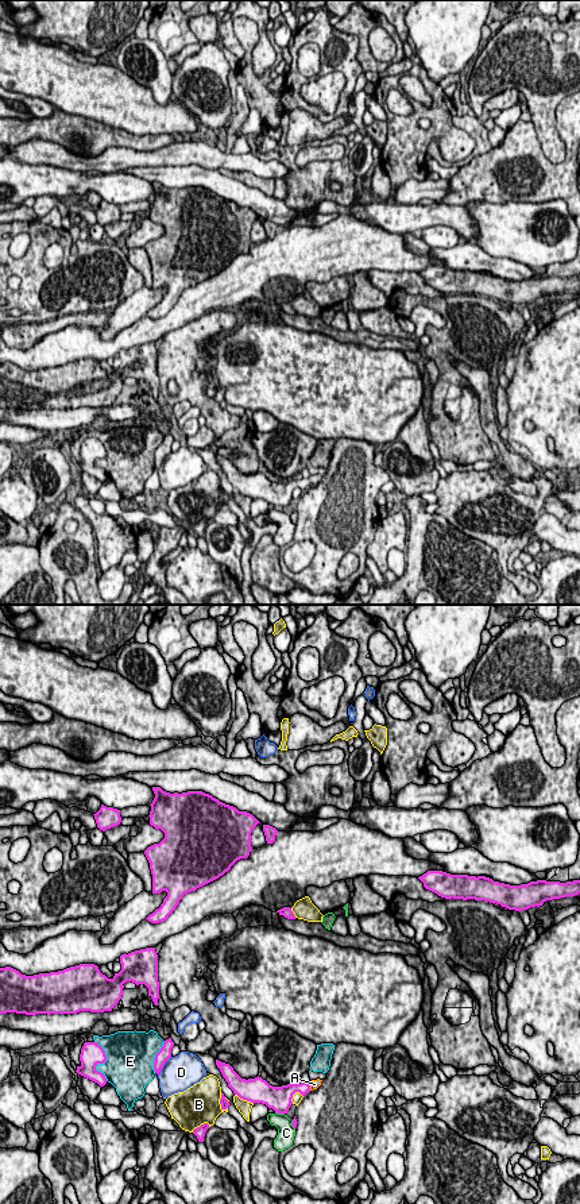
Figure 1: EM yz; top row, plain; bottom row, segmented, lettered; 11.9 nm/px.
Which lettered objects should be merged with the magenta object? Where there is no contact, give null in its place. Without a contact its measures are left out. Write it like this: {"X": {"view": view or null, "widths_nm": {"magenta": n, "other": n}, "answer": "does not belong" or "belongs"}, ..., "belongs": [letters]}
{"A": {"view": "yz", "widths_nm": {"magenta": 140, "other": 120}, "answer": "belongs"}, "B": {"view": "yz", "widths_nm": {"magenta": 130, "other": 460}, "answer": "does not belong"}, "C": {"view": "yz", "widths_nm": {"magenta": 280, "other": 200}, "answer": "does not belong"}, "D": {"view": "yz", "widths_nm": {"magenta": 160, "other": 420}, "answer": "does not belong"}, "E": {"view": "yz", "widths_nm": {"magenta": 280, "other": 460}, "answer": "does not belong"}, "belongs": ["A"]}

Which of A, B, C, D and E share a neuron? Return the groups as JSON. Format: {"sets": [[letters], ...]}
{"sets": [["A"], ["B"], ["C"], ["D"], ["E"]]}

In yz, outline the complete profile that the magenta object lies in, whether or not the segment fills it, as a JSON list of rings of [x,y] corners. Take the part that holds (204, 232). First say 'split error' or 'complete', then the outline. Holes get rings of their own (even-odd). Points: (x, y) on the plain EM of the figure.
complete | [[[152,182],[155,193],[150,207],[150,220],[161,224],[165,234],[144,246],[152,270],[152,289],[167,288],[163,298],[146,314],[159,319],[175,305],[187,288],[219,274],[240,254],[247,254],[252,224],[260,219],[252,209],[239,207],[202,186],[166,188]]]

